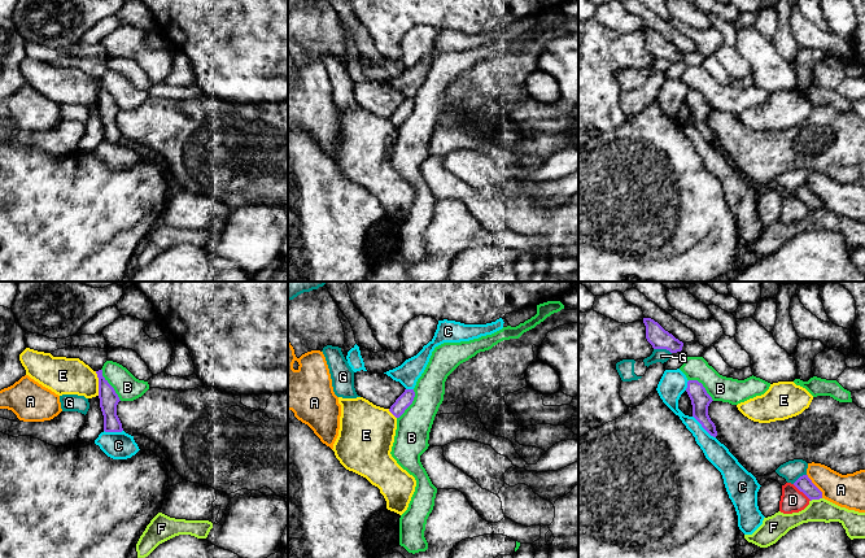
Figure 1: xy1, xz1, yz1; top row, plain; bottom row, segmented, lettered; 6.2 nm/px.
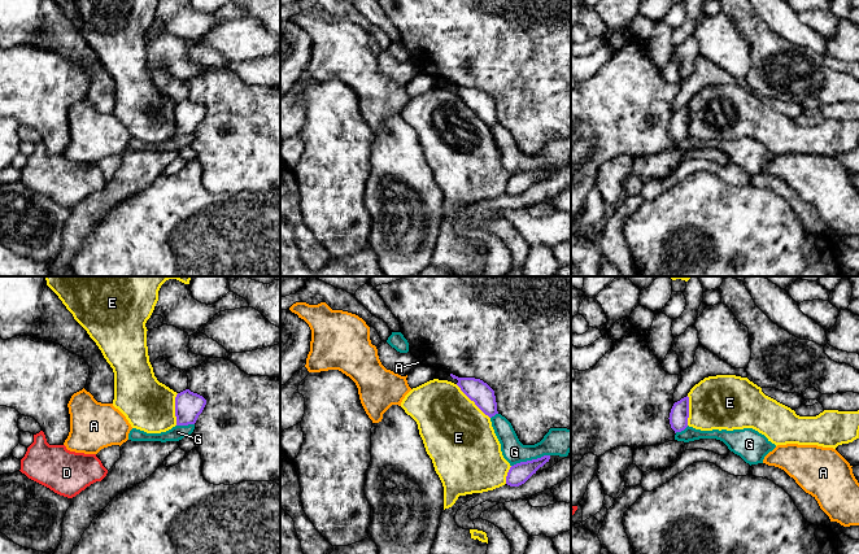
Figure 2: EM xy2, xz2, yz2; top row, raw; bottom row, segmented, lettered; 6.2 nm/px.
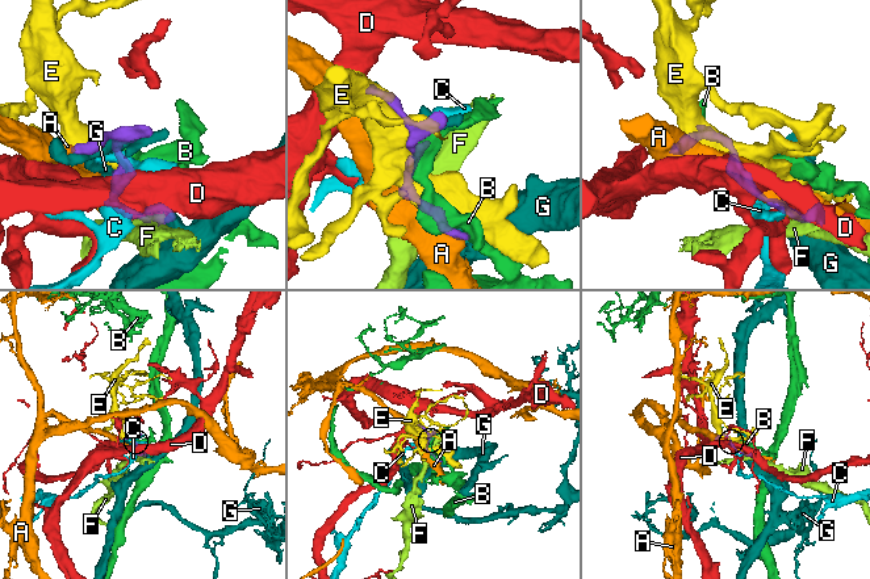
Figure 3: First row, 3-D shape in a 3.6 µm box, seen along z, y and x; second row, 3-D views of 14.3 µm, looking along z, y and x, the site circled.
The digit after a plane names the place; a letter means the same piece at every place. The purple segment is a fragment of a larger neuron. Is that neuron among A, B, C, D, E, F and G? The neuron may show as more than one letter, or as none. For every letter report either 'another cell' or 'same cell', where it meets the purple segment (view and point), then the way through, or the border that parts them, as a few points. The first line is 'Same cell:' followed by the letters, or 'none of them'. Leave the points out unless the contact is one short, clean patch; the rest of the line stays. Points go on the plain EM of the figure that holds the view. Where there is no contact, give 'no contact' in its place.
Same cell: none of them
A: another cell | yz1 (815, 195)
B: another cell | xy1 (109, 94) | along xy1 (101, 78), (101, 84), (121, 109)
C: another cell | yz1 (703, 136)
D: another cell | yz1 (802, 200) | along yz1 (793, 194), (811, 209)
E: another cell | xz2 (472, 109)
F: another cell | yz1 (816, 208) | along yz1 (821, 206), (811, 210)
G: another cell | xz2 (530, 170)

